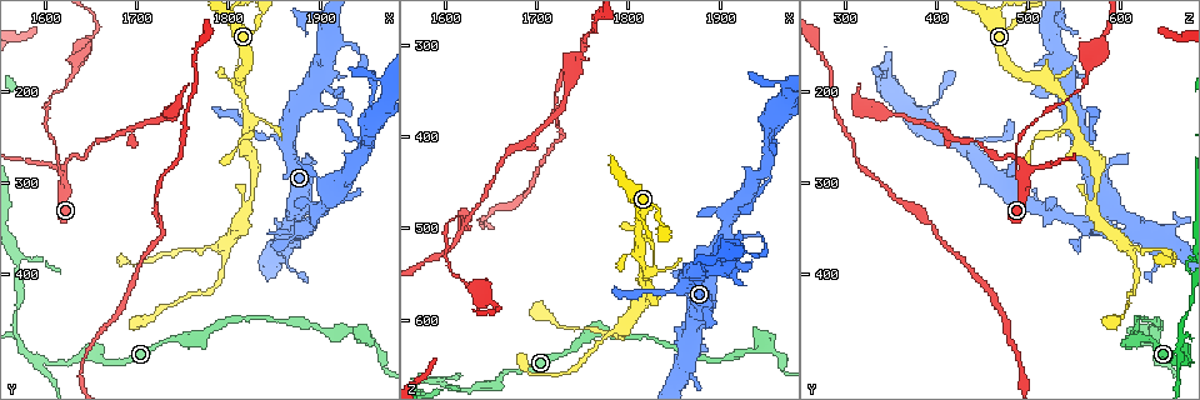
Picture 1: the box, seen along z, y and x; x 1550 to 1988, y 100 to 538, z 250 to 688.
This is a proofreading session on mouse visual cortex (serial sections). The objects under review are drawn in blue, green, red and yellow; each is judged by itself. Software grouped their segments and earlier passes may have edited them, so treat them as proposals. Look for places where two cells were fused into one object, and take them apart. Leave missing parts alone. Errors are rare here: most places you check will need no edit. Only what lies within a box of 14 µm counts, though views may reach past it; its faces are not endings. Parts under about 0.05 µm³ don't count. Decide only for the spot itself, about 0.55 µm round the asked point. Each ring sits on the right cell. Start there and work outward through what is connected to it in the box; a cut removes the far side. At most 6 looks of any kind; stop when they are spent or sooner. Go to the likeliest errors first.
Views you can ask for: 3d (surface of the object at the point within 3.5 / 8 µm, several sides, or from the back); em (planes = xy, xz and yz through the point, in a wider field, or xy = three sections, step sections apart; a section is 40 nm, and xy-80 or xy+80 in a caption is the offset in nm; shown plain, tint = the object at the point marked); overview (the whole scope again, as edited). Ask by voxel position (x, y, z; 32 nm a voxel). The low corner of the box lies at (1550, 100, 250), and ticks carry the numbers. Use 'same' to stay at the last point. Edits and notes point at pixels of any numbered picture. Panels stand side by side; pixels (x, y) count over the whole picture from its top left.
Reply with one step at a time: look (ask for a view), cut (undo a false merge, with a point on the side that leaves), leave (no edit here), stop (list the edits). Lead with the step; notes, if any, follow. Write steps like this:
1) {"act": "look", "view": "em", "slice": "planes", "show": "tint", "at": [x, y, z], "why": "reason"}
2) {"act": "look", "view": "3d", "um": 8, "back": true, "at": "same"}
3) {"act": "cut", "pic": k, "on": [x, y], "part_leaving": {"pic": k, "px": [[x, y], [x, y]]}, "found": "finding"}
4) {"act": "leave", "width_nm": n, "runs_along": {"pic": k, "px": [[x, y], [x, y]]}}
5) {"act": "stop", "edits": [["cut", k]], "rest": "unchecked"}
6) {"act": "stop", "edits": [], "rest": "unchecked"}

{"act": "look", "view": "3d", "um": 3.5, "at": [1595, 500, 665], "why": "three-way junction"}

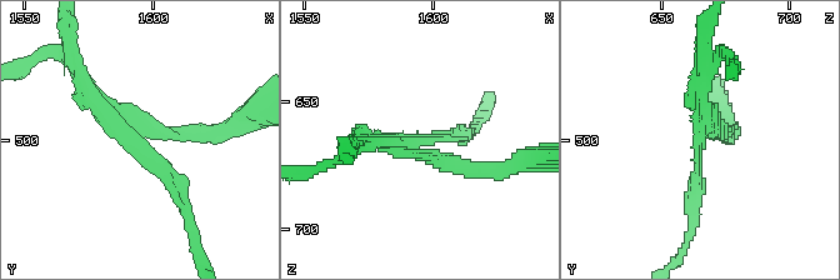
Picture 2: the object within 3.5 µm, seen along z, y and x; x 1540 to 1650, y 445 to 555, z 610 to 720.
{"act": "look", "view": "em", "slice": "xy", "step": 1, "show": "tint", "at": [1594, 500, 666], "arms": 3, "arm_widths_nm": [150, 150, 150], "why": "need the tissue"}

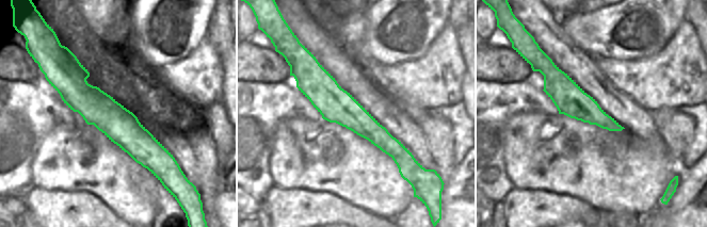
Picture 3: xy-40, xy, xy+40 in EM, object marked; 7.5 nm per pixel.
{"act": "look", "view": "em", "slice": "xy", "step": 3, "show": "tint", "at": "same", "why": "cut it another way"}

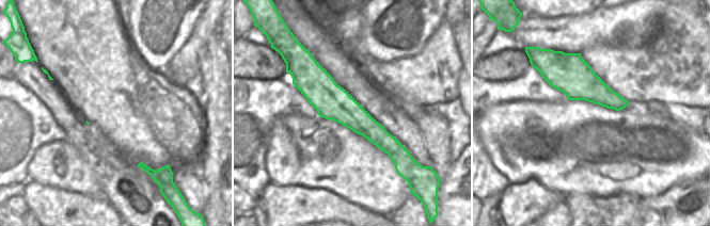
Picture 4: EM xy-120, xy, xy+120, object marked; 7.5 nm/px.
{"act": "cut", "pic": 2, "on": [168, 170], "found": "two cells meet here"}

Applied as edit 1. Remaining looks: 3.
{"act": "look", "view": "3d", "um": 3.5, "at": [1820, 225, 545], "why": "two arms in line, one across"}

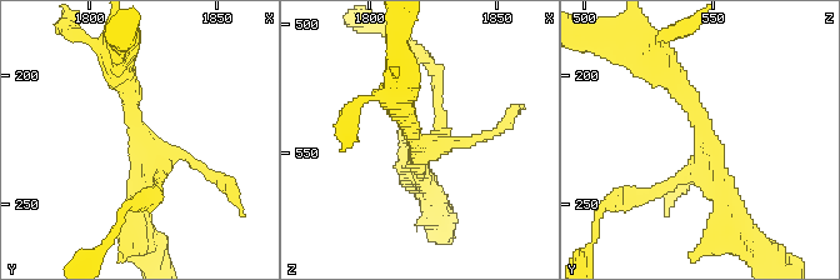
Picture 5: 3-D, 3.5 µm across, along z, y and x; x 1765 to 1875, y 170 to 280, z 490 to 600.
{"act": "look", "view": "em", "slice": "xy", "step": 3, "show": "tint", "at": [1820, 224, 548], "why": "shape alone is not enough"}

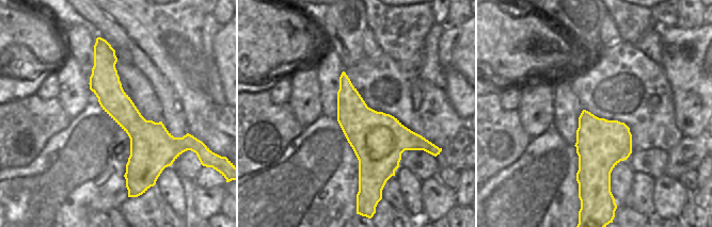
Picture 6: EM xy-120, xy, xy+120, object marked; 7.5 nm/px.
{"act": "leave", "runs_along": {"pic": 6, "px": [[107, 46], [107, 87], [138, 128], [128, 182]]}, "found": "continuous, no second cell"}

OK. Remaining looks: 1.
{"act": "stop", "edits": [["cut", 2]], "rest": "unchecked"}

